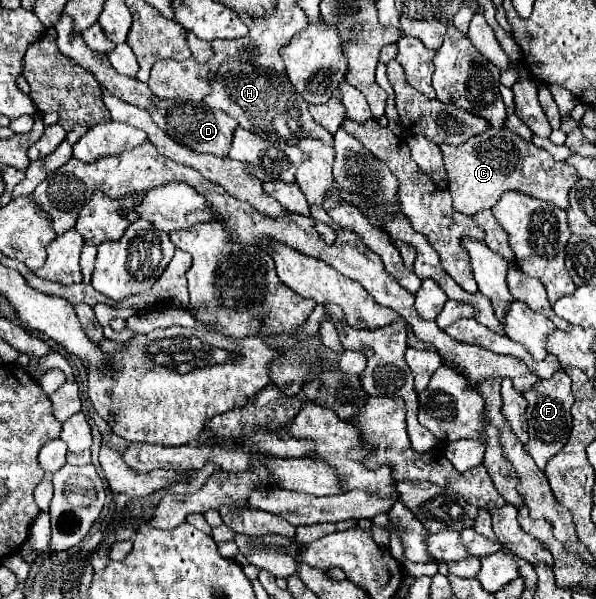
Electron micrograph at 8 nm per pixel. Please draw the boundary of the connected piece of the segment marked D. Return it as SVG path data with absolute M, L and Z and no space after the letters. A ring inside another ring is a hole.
M159 99L159 109L151 113L157 127L161 127L173 141L179 141L181 145L197 151L197 153L213 153L217 157L227 157L231 149L233 131L237 129L237 121L231 119L223 111L211 111L205 103L193 103L193 101L179 101L179 99Z

